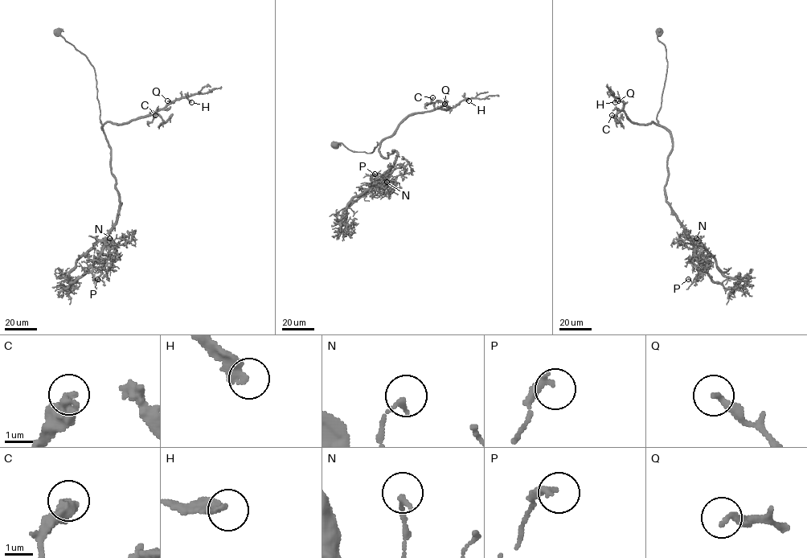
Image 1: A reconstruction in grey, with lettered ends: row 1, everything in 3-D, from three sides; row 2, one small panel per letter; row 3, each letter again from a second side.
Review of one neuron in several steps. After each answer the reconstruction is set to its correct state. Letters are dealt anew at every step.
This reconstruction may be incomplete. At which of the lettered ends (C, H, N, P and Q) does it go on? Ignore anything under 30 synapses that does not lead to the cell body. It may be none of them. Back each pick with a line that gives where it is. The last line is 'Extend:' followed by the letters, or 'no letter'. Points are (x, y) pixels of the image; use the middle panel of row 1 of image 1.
H: place (469, 100)
Extend: H

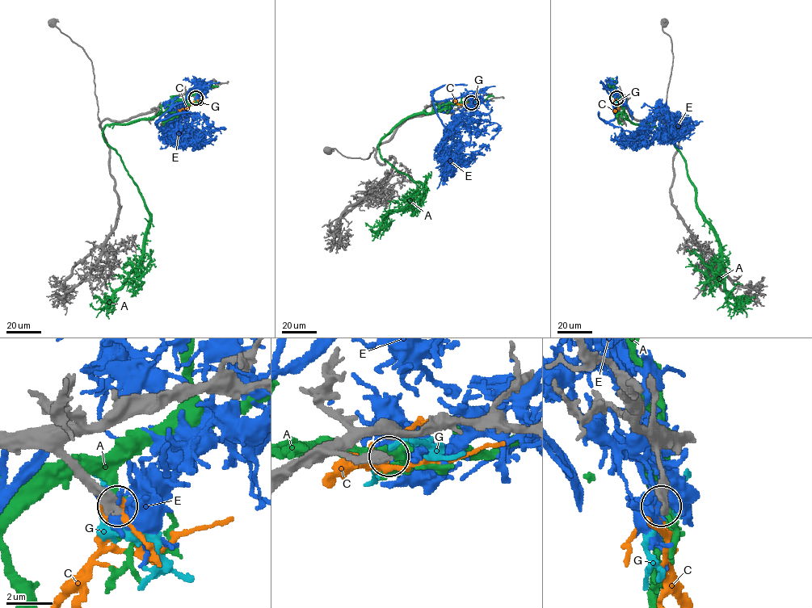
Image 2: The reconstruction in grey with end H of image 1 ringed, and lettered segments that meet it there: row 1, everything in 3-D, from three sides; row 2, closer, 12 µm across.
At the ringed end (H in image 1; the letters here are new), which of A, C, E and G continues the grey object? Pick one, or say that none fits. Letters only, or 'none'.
C

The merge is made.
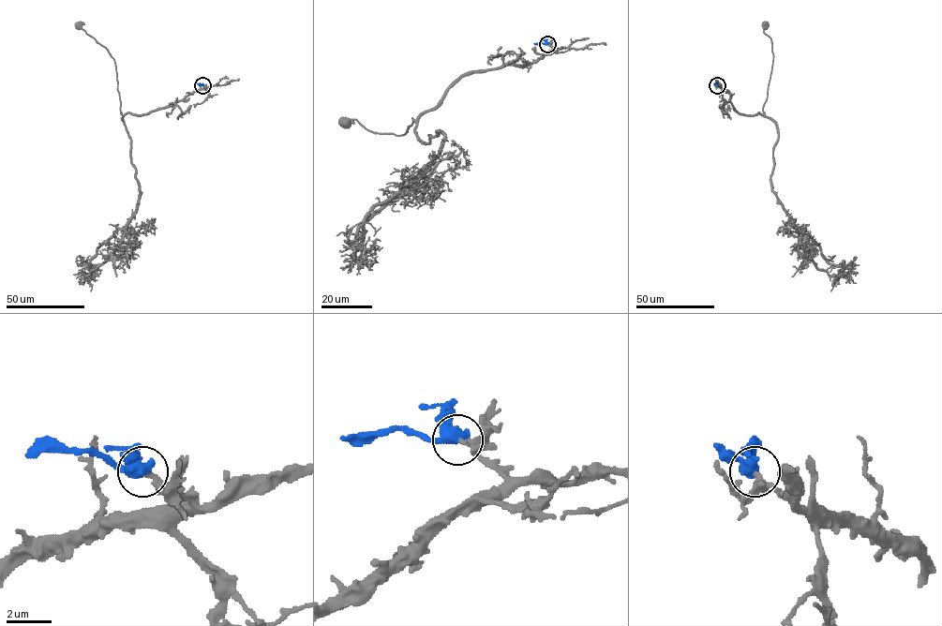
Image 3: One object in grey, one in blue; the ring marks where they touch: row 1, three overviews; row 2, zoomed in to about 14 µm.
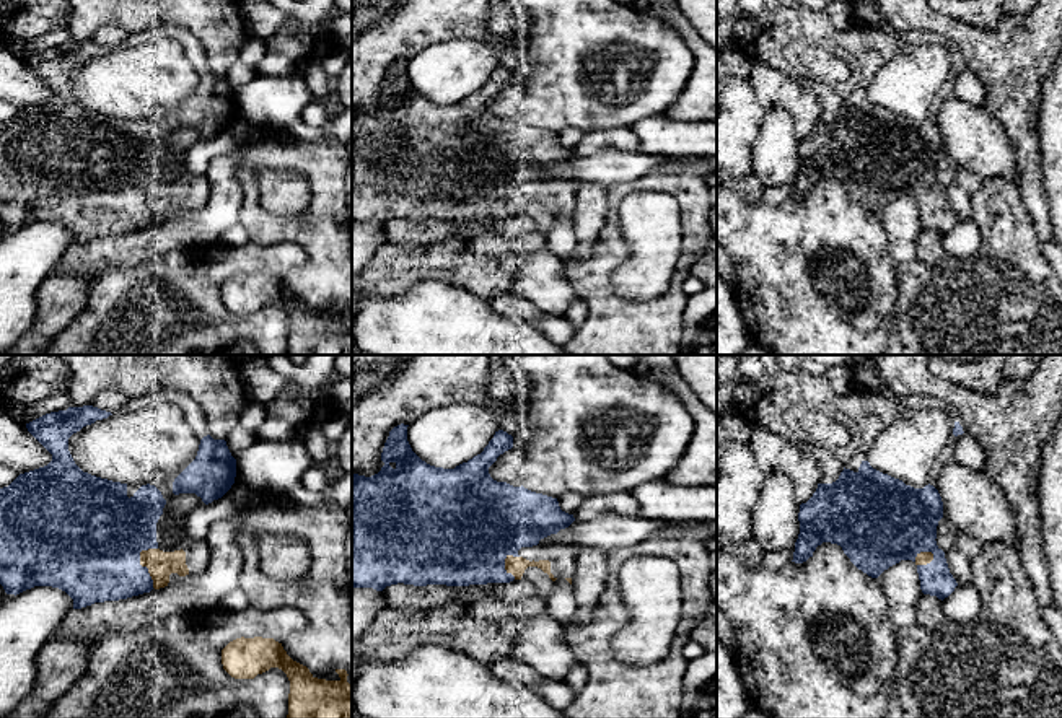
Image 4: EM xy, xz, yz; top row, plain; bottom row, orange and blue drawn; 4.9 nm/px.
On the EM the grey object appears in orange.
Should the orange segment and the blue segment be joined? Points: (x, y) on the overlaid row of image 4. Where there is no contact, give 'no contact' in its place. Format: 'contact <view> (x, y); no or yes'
contact xy (144, 565); yes

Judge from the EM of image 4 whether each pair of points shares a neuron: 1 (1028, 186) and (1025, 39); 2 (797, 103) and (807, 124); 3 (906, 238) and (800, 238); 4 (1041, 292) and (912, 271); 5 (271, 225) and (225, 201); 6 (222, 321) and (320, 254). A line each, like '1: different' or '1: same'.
1: same
2: same
3: different
4: same
5: different
6: different

